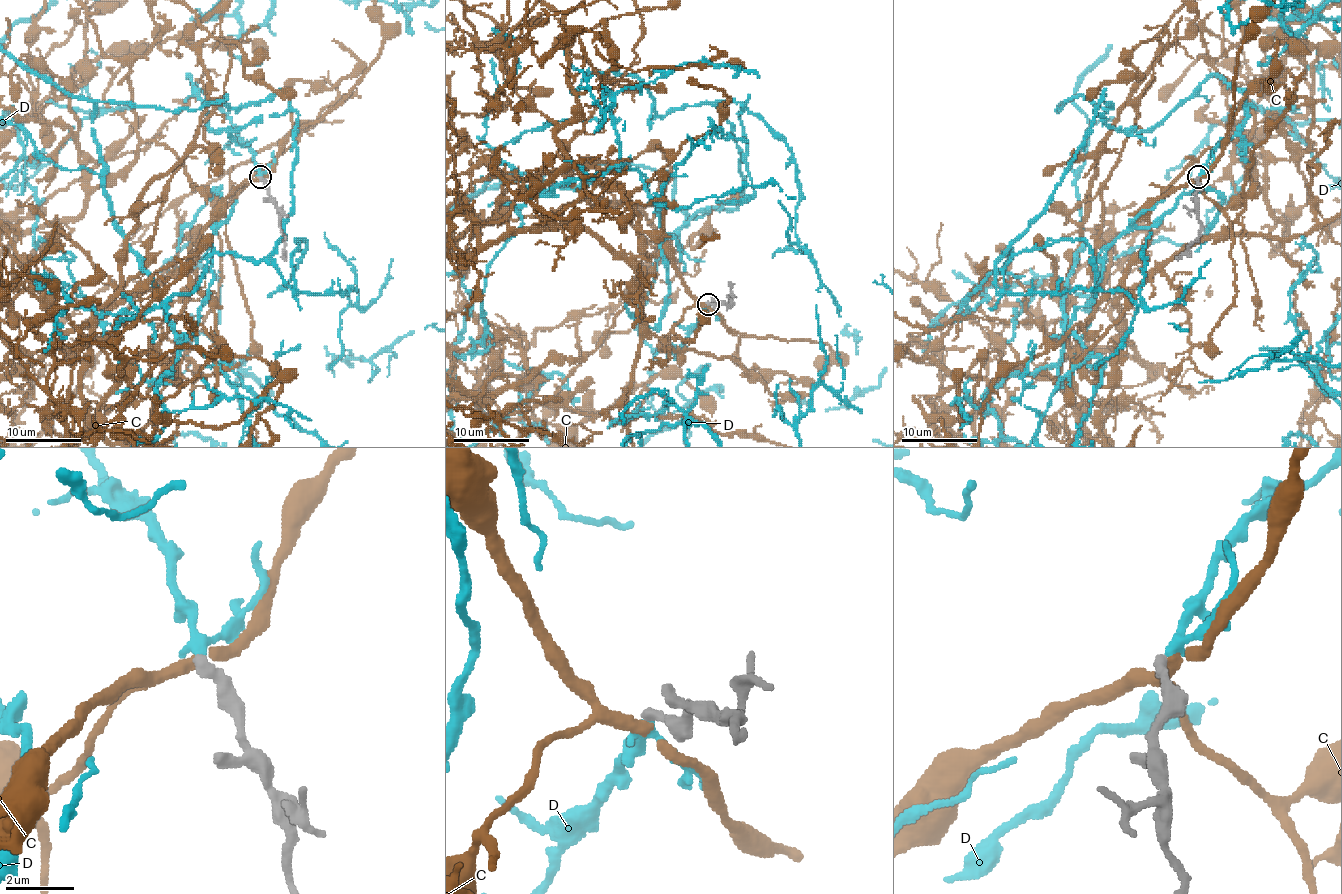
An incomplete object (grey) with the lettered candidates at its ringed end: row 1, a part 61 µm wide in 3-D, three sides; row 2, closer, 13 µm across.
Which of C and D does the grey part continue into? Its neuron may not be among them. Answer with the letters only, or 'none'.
D

